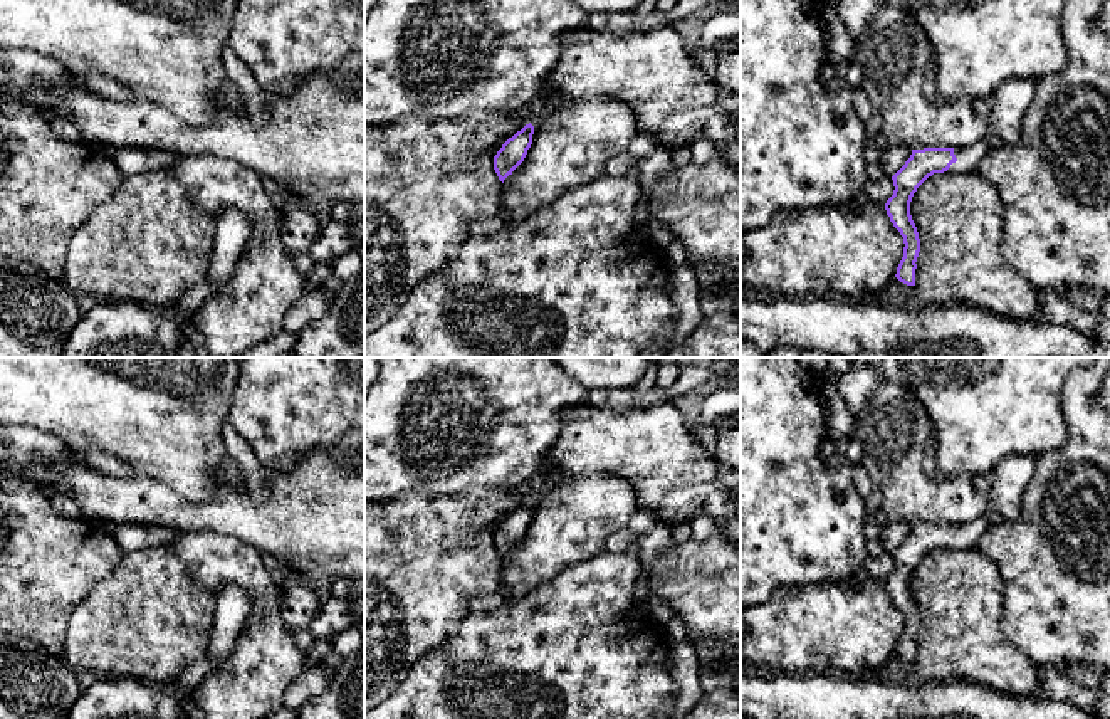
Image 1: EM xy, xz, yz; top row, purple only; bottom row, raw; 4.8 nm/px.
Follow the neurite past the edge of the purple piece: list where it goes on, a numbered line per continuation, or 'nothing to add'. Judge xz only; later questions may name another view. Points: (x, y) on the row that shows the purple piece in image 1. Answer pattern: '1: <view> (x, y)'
nothing to add

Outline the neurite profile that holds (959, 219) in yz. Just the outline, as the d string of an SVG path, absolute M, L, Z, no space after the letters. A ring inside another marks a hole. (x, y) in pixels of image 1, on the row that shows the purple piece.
M934 173L914 193L910 215L920 239L914 286L917 306L950 307L956 304L969 304L1013 319L1043 321L1043 307L1038 297L1039 289L1006 262L1001 247L1004 235L1004 205L992 185L981 175Z

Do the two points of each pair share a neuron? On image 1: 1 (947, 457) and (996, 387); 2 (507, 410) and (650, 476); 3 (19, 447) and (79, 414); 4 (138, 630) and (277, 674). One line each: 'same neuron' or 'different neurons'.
1: same neuron
2: different neurons
3: different neurons
4: different neurons

